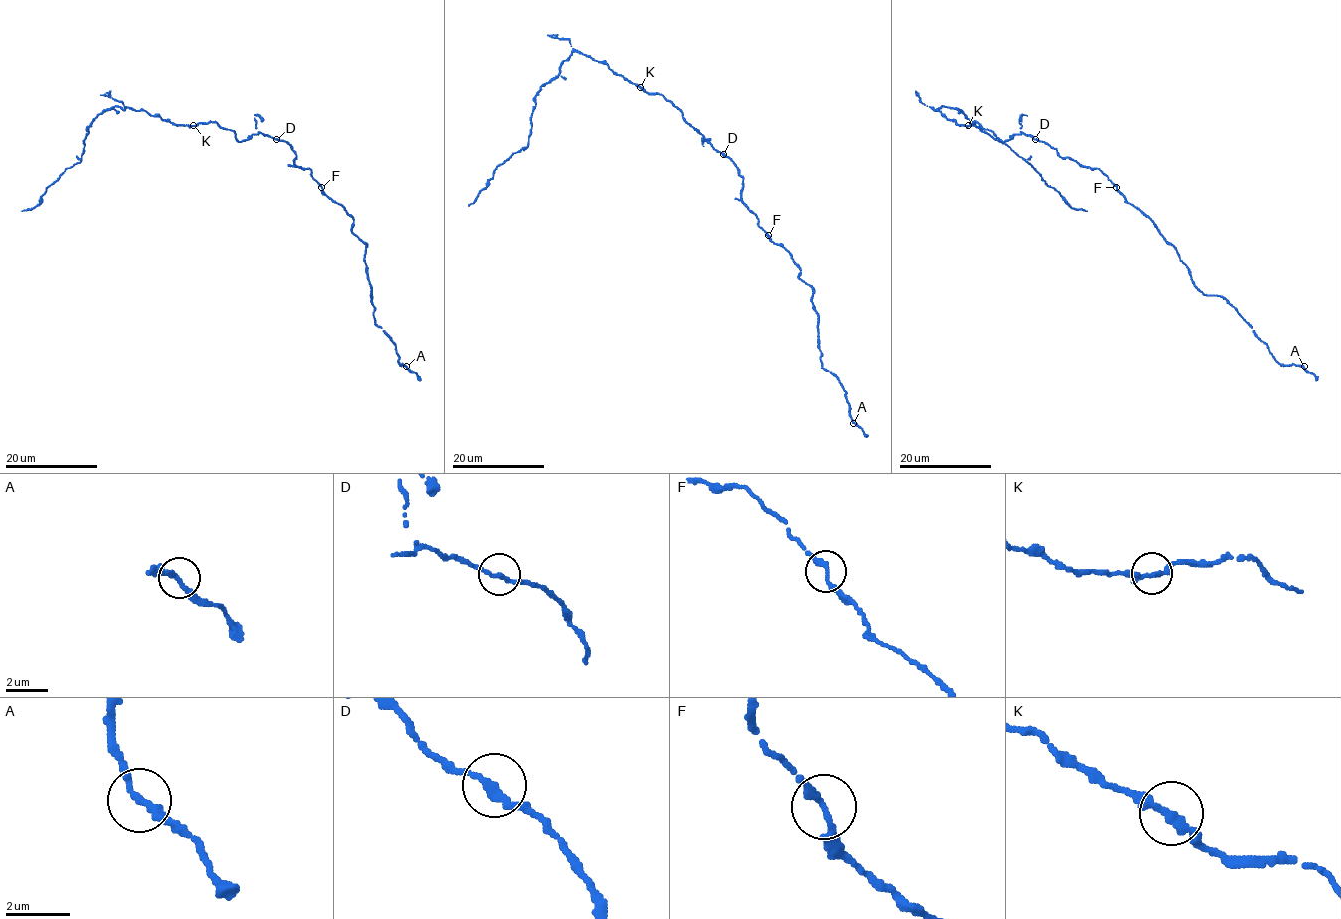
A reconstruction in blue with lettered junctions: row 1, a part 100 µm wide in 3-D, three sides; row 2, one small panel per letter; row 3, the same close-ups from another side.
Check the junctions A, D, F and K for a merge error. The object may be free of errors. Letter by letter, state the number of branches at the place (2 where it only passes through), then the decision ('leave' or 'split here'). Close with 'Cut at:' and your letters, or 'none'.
A: 2 | leave
D: 2 | leave
F: 2 | leave
K: 2 | leave
Cut at: none

